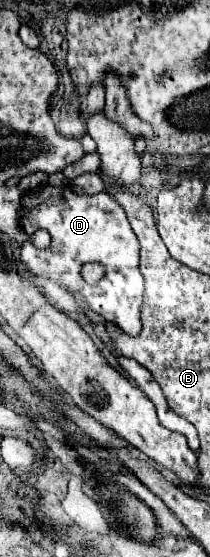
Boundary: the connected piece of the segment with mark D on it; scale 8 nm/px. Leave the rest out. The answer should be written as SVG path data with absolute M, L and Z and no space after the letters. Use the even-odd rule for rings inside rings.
M48 184L22 204L22 230L34 234L42 228L50 232L52 244L46 250L38 250L32 242L24 242L20 248L22 268L34 276L46 276L60 288L80 294L92 312L100 314L106 322L118 324L126 334L140 334L144 278L138 270L138 238L130 228L124 208L114 202L106 190L90 196L74 192L72 186ZM86 262L98 262L106 270L104 278L96 286L86 284L80 274Z

